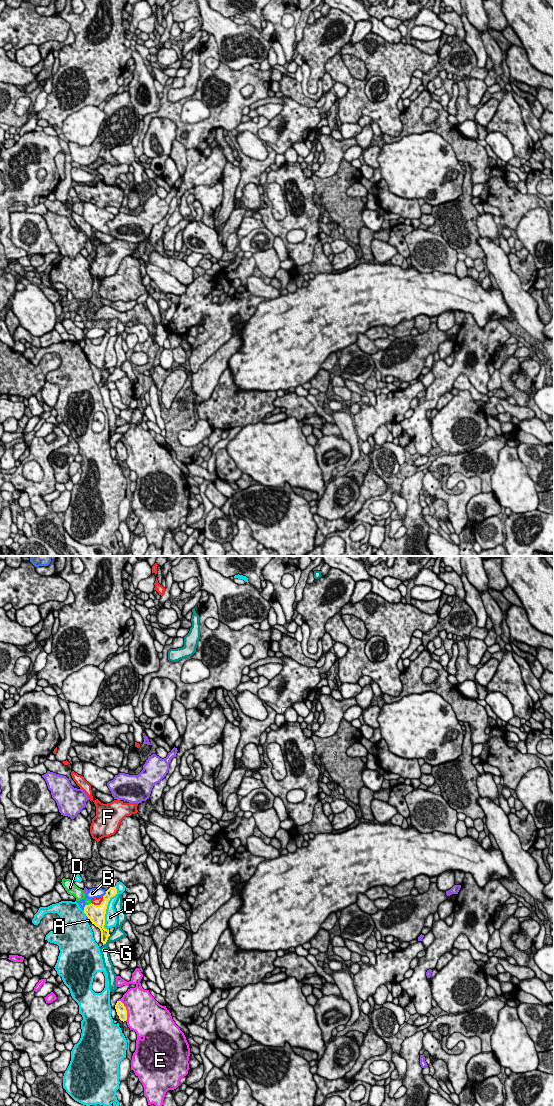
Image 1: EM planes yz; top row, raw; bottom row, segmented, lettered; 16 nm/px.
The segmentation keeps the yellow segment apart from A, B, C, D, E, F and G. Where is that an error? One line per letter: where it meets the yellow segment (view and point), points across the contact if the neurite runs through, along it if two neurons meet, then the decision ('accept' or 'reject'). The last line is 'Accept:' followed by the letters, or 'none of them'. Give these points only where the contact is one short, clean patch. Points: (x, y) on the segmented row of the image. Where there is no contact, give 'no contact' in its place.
A: yz (87, 916) | reject
B: yz (105, 894) | reject
C: yz (106, 908) | reject
D: yz (89, 904) | across yz (96, 913), (89, 904), (78, 893) | accept
E: yz (126, 1010) | along yz (118, 1000), (125, 1007), (126, 1020) | reject
F: yz (100, 904) | reject
G: yz (107, 939) | reject
Accept: D

